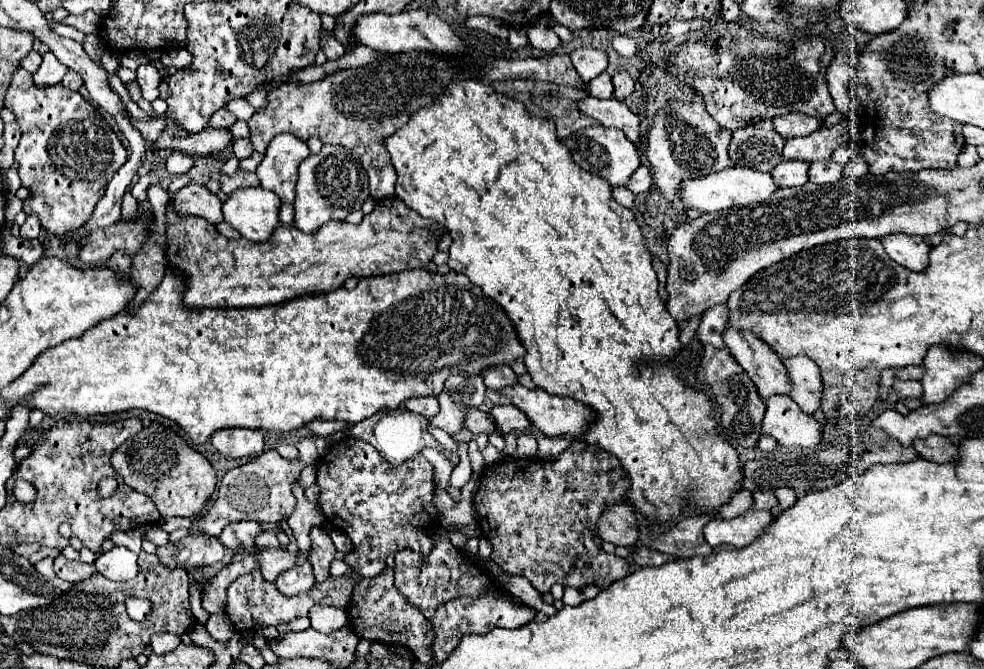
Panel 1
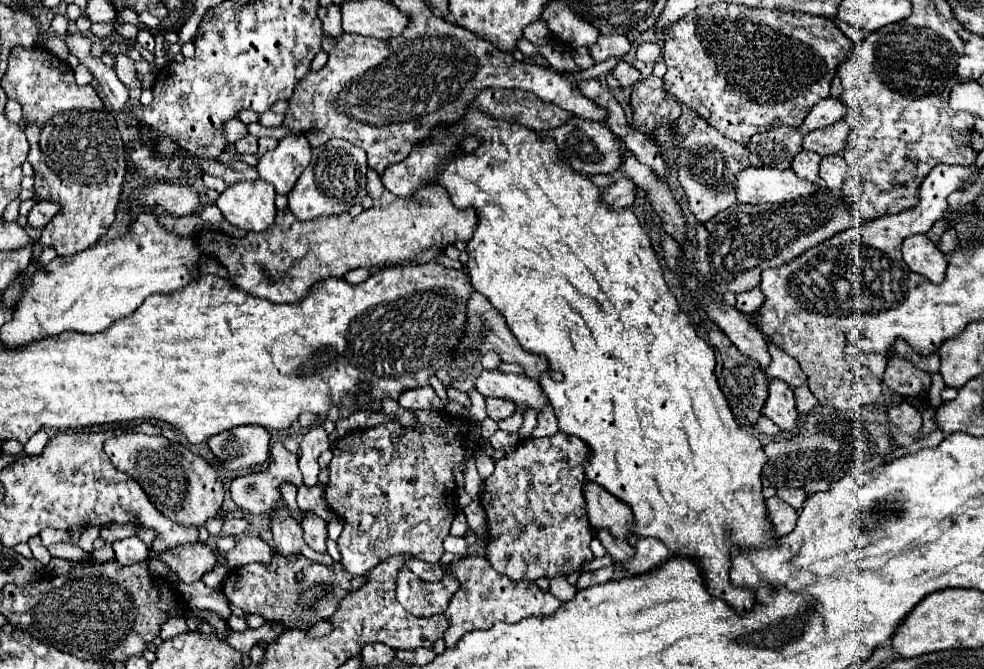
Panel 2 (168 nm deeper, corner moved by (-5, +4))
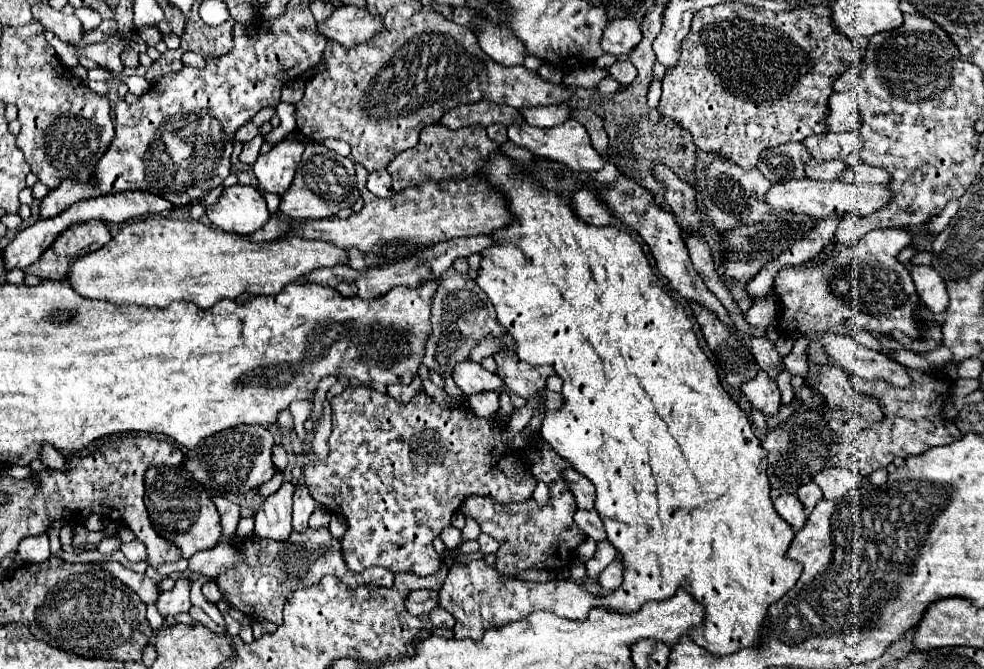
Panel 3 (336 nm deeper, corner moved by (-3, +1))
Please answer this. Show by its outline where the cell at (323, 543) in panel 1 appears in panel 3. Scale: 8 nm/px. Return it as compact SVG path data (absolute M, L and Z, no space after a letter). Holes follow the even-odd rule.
M299 483L295 495L293 495L293 529L303 533L309 527L309 517L315 509L315 499L309 495L307 487Z

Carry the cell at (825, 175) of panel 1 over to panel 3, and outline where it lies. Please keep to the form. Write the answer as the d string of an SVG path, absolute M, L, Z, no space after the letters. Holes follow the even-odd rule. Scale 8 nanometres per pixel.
M865 163L843 169L843 177L839 177L839 181L847 183L887 183L889 179L891 179L889 173L877 167L869 167Z

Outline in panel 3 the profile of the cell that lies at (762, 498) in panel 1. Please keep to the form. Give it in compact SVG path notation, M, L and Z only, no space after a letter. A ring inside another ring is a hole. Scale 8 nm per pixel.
M807 483L807 485L799 487L795 495L797 495L797 499L805 505L805 513L807 513L807 515L813 511L813 507L817 505L817 501L823 497L819 485L815 485L815 483Z

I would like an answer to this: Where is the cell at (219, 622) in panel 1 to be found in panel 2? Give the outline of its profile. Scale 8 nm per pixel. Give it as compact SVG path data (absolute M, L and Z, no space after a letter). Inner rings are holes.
M201 580L193 582L193 584L177 584L177 590L183 594L183 598L187 600L189 606L197 606L197 608L209 608L215 610L223 620L231 614L229 610L229 602L225 598L225 594L219 588L209 588L205 586Z

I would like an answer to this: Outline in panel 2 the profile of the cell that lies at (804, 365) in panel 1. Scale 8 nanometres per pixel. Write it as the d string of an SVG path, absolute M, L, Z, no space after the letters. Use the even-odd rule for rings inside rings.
M769 342L769 354L771 354L771 362L765 368L767 376L779 378L779 380L787 382L791 388L803 386L807 382L805 372L801 370L799 362L795 358L791 358L785 350L781 350L779 346L775 346L773 342Z

